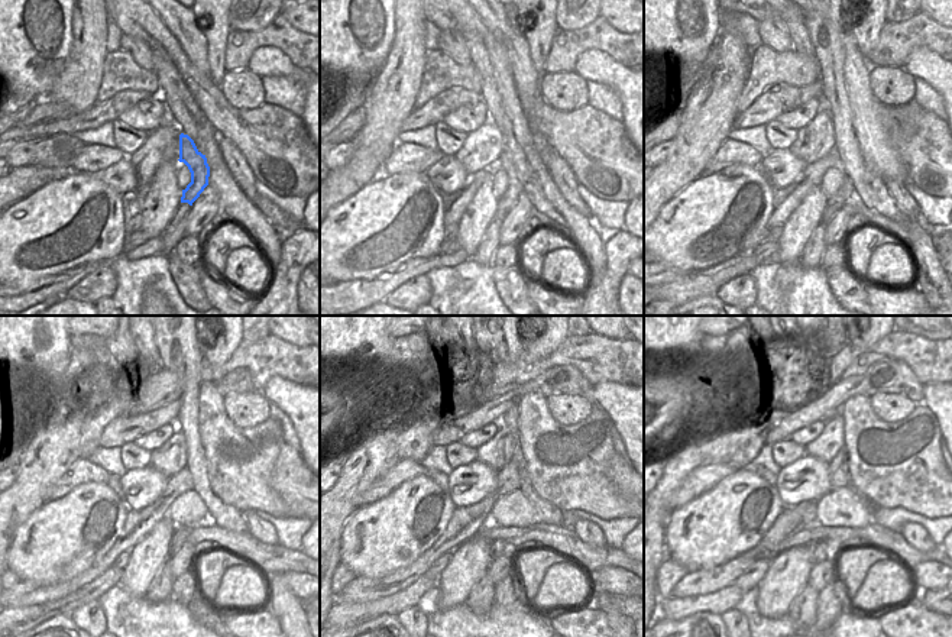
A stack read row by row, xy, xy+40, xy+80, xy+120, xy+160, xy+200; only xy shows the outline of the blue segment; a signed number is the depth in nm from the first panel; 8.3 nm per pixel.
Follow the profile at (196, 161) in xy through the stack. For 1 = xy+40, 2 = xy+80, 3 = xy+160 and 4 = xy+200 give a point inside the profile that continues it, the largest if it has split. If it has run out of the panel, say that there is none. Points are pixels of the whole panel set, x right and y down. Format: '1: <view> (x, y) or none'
1: xy+40 (518, 187)
2: xy+80 (845, 194)
3: xy+160 (499, 547)
4: xy+200 (822, 550)

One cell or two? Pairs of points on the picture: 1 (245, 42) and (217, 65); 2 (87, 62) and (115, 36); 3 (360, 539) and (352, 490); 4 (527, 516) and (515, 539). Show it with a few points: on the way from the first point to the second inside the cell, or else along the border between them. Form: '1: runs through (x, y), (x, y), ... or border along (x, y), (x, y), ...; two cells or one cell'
1: border along (232, 29), (227, 38), (224, 70); two cells
2: border along (107, 18), (106, 51); two cells
3: border along (360, 505), (343, 526), (340, 539); two cells
4: border along (488, 520), (495, 526), (533, 526), (538, 521); two cells

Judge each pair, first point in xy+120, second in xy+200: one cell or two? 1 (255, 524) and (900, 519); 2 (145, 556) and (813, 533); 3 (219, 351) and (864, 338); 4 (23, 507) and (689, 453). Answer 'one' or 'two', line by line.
1: two
2: two
3: one
4: one

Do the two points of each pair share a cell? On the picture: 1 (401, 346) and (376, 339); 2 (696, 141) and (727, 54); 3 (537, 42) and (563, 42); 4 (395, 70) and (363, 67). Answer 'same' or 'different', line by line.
1: different
2: same
3: different
4: different

